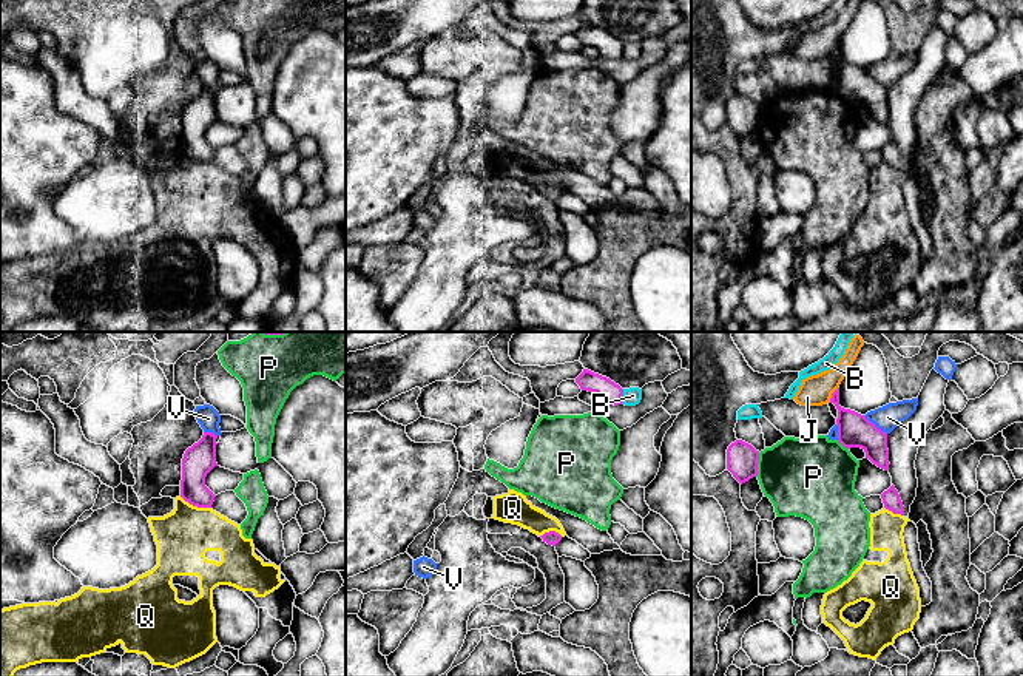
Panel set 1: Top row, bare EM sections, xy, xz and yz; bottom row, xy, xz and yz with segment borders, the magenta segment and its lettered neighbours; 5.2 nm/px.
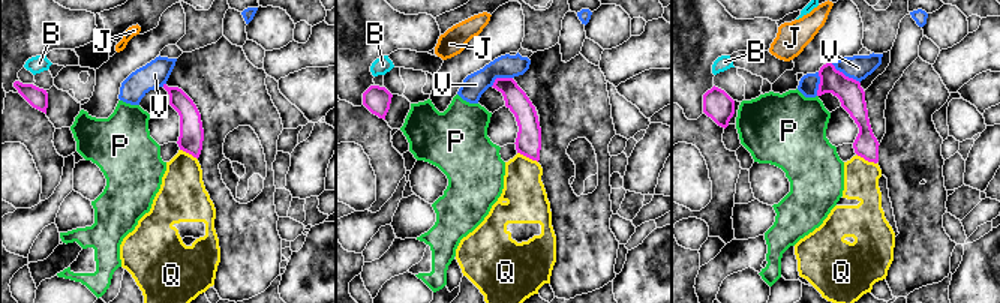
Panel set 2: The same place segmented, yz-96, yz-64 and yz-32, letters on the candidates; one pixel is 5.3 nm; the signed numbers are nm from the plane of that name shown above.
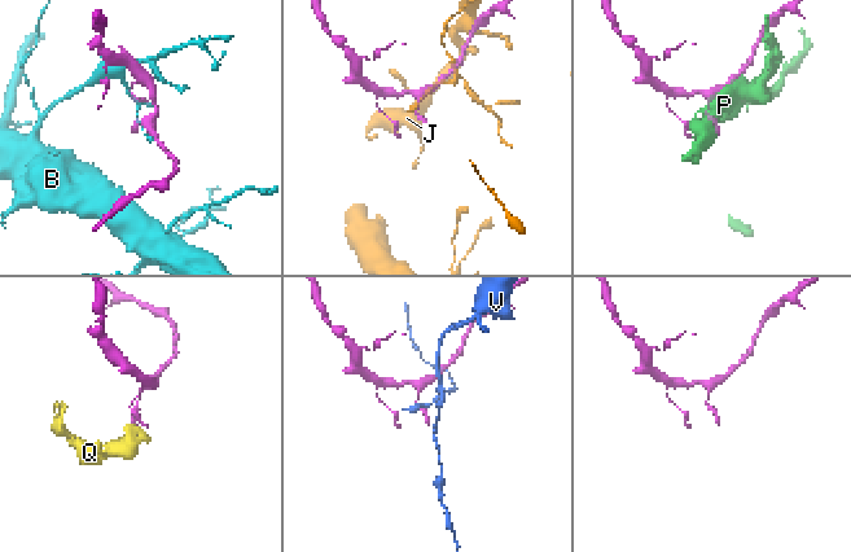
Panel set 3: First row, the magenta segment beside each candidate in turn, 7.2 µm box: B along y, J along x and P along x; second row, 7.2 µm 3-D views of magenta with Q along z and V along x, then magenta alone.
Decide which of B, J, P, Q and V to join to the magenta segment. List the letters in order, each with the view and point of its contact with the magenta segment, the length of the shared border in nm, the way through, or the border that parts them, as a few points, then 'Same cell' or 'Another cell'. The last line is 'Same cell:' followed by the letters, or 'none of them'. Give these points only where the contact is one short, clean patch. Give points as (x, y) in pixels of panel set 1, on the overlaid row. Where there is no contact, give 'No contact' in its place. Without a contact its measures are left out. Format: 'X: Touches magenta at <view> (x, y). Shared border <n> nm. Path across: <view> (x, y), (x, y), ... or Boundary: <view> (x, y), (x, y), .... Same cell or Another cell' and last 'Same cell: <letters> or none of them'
B: Touches magenta at xz (622, 397). Shared border 80 nm. Another cell
J: Touches magenta at yz (832, 394). Shared border 90 nm. Another cell
P: Touches magenta at yz (756, 465). Shared border 130 nm. Another cell
Q: Touches magenta at xy (195, 505). Shared border 180 nm. Boundary: xy (179, 496), (193, 505), (210, 508). Another cell
V: Touches magenta at yz (874, 425). Shared border 160 nm. Another cell
Same cell: none of them

